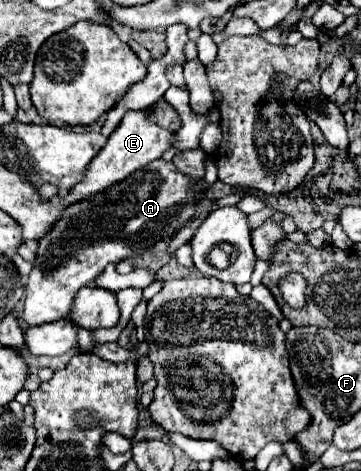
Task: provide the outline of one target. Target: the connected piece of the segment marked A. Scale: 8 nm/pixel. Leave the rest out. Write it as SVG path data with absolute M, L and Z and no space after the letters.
M155 160L105 194L69 206L59 224L39 242L35 268L25 286L25 308L21 316L25 324L39 326L67 318L77 290L81 286L93 286L93 280L107 264L123 258L133 260L159 240L173 236L195 216L195 194L201 186L203 182L189 186L189 178L181 176L181 172L173 168L173 162Z

